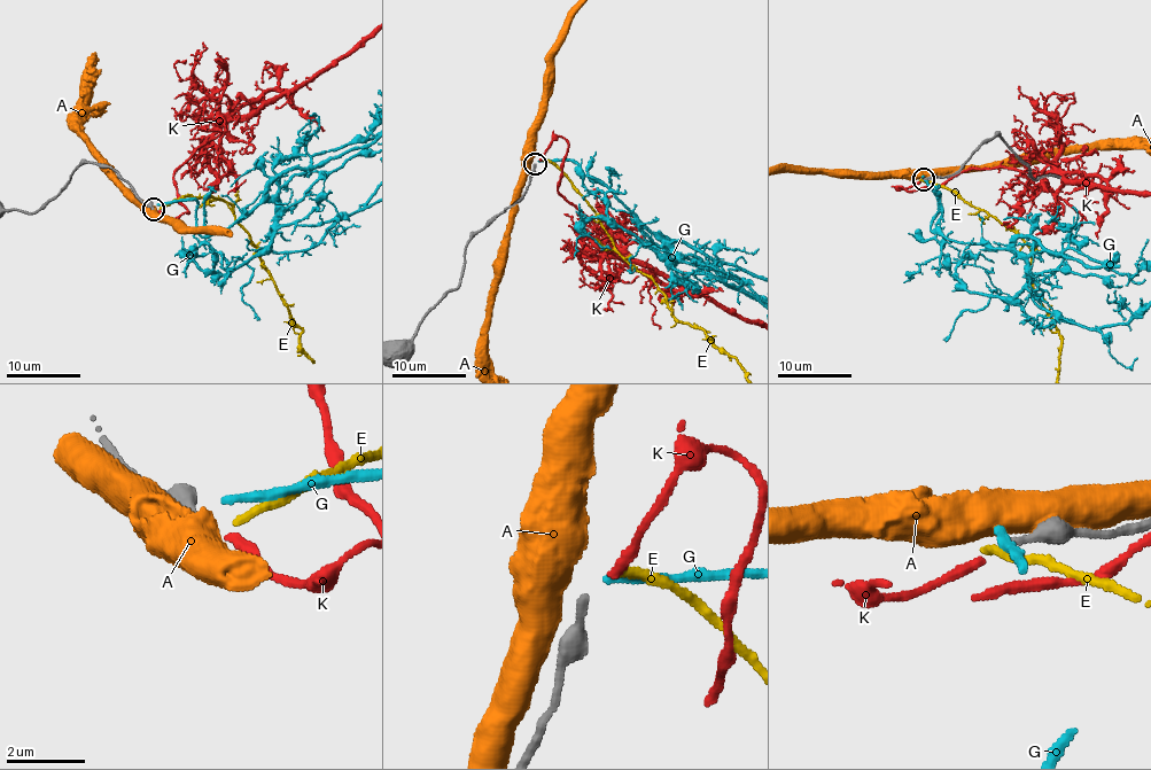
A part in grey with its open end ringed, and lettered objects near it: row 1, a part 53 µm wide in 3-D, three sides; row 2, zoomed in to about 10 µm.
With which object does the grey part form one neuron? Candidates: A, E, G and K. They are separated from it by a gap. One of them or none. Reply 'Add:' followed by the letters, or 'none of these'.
Add: K

